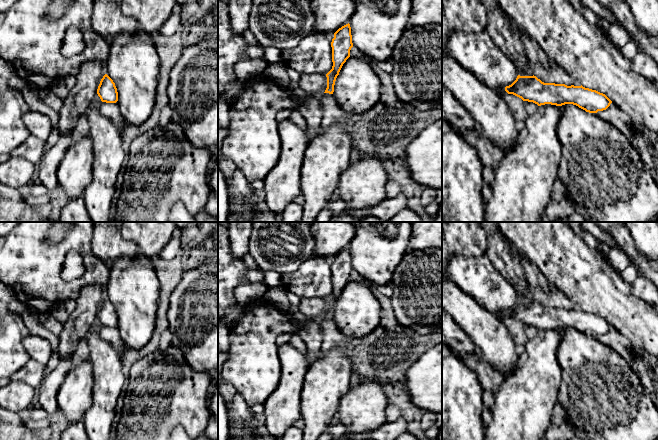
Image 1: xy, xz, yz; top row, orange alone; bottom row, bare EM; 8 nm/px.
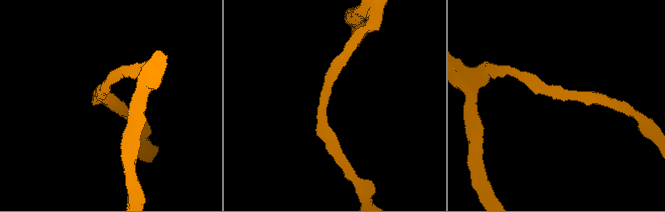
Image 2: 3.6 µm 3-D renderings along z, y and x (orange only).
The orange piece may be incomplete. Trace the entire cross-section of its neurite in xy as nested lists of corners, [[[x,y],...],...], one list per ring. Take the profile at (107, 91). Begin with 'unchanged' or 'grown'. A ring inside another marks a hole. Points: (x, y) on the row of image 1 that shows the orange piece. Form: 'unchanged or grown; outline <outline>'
unchanged; outline [[[107,74],[101,79],[97,94],[102,102],[116,103],[118,101],[118,92],[115,83]]]

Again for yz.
unchanged; outline [[[518,75],[511,85],[505,87],[505,91],[538,106],[573,104],[589,113],[606,110],[612,103],[605,94],[596,90],[582,85],[544,83],[534,75]]]

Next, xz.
unchanged; outline [[[349,23],[342,26],[334,33],[331,47],[333,66],[326,74],[327,88],[324,92],[329,94],[333,94],[336,78],[339,75],[343,64],[350,57],[350,50],[353,47],[351,27]]]

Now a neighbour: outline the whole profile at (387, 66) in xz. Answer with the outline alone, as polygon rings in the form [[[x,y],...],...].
[[[390,59],[376,62],[376,66],[378,67],[378,69],[388,73],[391,73],[393,70],[393,63]]]

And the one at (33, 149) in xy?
[[[30,135],[20,146],[17,146],[10,154],[14,157],[22,157],[33,163],[39,163],[45,153],[45,141]]]

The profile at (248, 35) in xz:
[[[249,27],[244,31],[244,33],[242,35],[248,46],[256,46],[257,45],[258,42]]]

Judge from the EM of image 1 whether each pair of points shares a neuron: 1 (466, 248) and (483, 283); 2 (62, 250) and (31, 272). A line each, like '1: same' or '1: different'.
1: different
2: same

